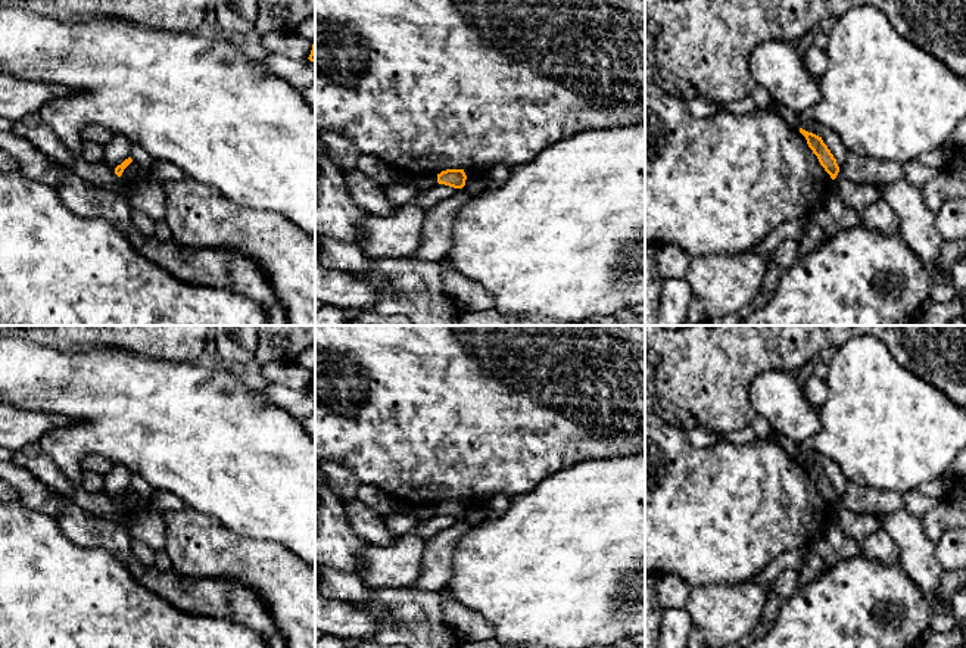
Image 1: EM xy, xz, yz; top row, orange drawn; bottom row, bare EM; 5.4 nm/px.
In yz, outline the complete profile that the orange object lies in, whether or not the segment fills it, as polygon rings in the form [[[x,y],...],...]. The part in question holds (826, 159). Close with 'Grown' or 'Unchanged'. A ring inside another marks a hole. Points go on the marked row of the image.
[[[800,128],[800,133],[805,137],[808,147],[817,156],[820,165],[831,175],[831,178],[835,180],[839,172],[839,166],[836,163],[836,159],[828,149],[828,146],[823,143],[822,137],[816,135],[813,133],[808,133],[803,128]]]. Unchanged

